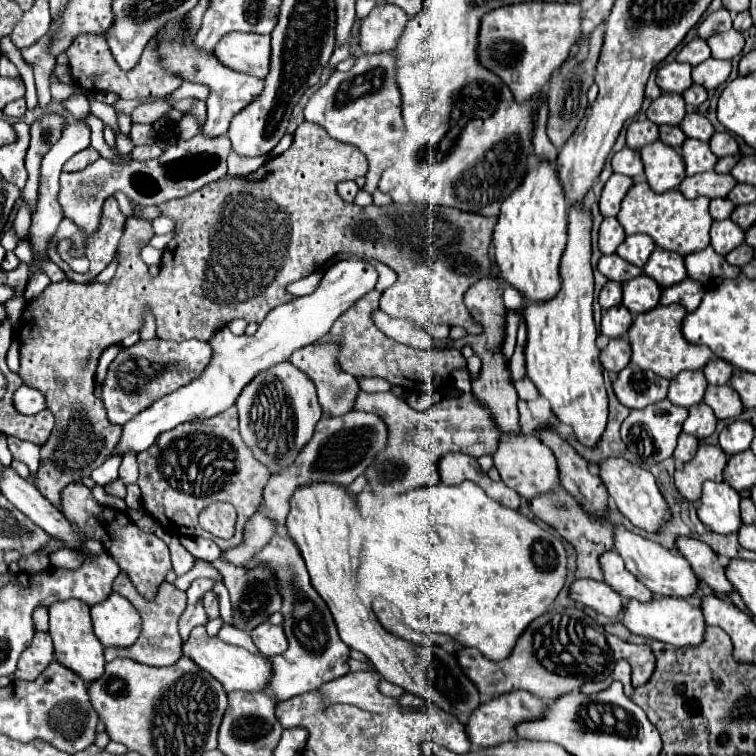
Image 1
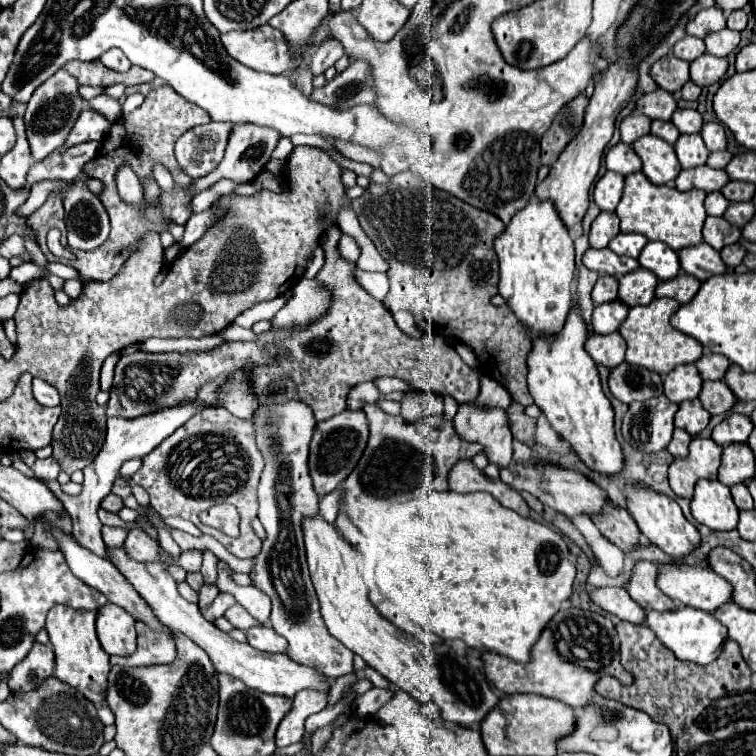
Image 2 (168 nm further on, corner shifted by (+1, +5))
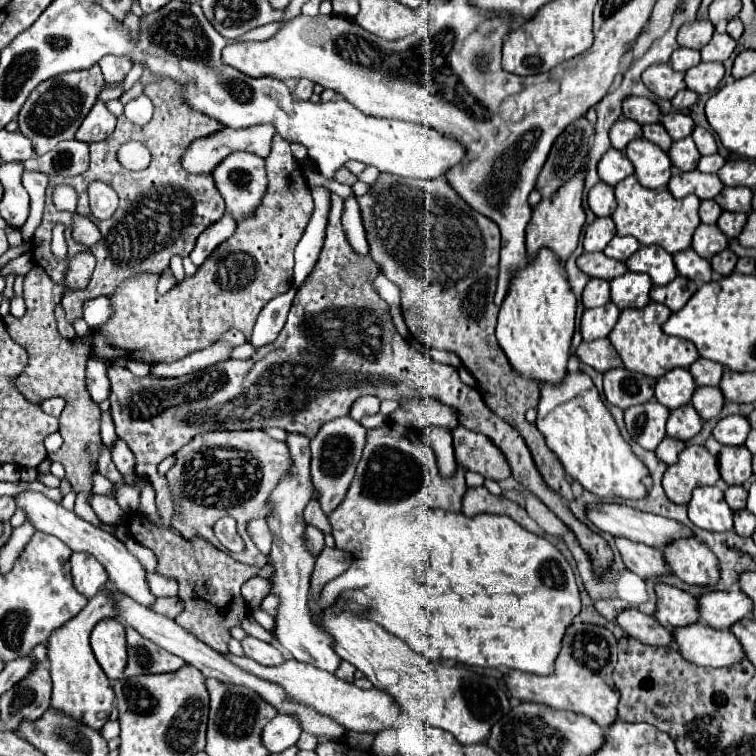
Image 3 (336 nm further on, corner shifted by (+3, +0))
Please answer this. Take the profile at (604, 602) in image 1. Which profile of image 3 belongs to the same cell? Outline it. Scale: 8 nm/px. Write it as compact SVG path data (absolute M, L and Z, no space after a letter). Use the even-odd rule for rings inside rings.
M625 609L619 615L619 627L631 635L633 639L639 639L645 645L653 647L669 647L673 643L673 633L661 627L655 617L645 615L637 609Z

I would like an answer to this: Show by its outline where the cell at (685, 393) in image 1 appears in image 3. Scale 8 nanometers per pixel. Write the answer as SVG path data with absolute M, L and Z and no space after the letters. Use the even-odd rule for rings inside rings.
M677 367L657 379L655 399L673 411L677 407L687 405L691 401L691 393L695 389L697 389L697 385L695 385L689 369Z

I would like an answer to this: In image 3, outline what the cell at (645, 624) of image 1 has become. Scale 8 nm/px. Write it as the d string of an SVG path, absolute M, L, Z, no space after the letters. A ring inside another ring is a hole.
M701 621L675 631L675 647L687 661L703 667L731 667L745 659L745 651L731 631L717 631Z

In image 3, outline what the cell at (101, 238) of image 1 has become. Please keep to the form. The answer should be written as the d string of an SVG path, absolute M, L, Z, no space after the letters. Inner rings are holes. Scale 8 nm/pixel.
M161 77L159 81L145 85L145 93L149 93L153 107L155 107L153 119L145 127L131 123L125 115L117 117L115 133L101 143L91 143L91 165L89 165L87 173L83 173L79 177L71 177L71 179L59 179L55 175L49 177L43 221L37 227L35 237L33 237L33 243L35 243L33 259L35 259L35 263L41 265L55 283L63 281L67 263L63 259L57 259L51 253L51 247L47 245L47 235L51 235L51 229L55 223L60 222L66 226L65 236L70 258L80 252L81 249L85 249L85 245L77 243L71 236L73 213L57 211L53 201L51 201L51 195L53 195L53 189L57 183L69 183L77 189L77 193L79 193L77 213L81 213L81 215L85 215L97 223L97 227L103 235L101 241L97 241L93 247L89 247L89 251L97 259L97 267L95 267L95 273L91 277L91 283L87 285L87 289L67 293L61 301L63 311L65 311L65 319L69 323L83 317L83 303L87 299L95 299L101 295L107 295L107 297L113 295L115 289L125 279L129 279L133 273L161 275L169 267L169 261L173 255L187 257L191 253L191 249L195 247L197 237L209 225L219 221L225 213L223 199L217 193L217 187L213 183L211 173L209 175L193 175L181 167L181 157L183 157L185 149L195 139L207 137L207 135L211 135L219 129L225 129L225 127L217 119L211 119L209 115L203 115L203 113L191 109L183 99L181 85L169 77ZM131 139L141 141L143 145L149 147L149 151L153 155L151 169L133 173L133 171L127 171L119 165L115 153L123 143L127 143ZM91 181L103 181L103 183L111 185L119 195L117 213L107 221L98 221L91 215L87 192L87 185Z

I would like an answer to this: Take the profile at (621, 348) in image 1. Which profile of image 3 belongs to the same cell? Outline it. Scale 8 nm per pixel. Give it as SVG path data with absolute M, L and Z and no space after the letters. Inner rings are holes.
M595 339L595 341L583 341L577 347L577 357L585 363L591 365L593 369L605 373L607 369L621 367L621 359L615 351L615 347L609 343L609 339Z

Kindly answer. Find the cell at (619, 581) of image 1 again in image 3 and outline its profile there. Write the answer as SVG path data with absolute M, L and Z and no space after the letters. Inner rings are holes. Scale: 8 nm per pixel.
M665 583L655 585L655 593L659 597L655 619L669 631L675 627L685 627L699 621L699 601L697 597L675 589Z

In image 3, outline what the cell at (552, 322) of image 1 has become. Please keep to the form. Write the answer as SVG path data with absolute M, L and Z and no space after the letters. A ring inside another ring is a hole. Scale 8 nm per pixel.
M577 371L567 373L567 381L559 389L541 389L537 407L537 427L545 435L549 449L563 463L567 475L591 491L599 499L645 499L647 487L643 479L649 477L649 469L631 451L631 445L619 433L615 419L603 405L599 391L589 375Z

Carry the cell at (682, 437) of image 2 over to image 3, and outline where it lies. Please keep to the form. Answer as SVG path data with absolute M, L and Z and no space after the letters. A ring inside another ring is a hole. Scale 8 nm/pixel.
M665 437L657 449L655 449L655 455L659 461L663 461L665 465L673 465L677 461L677 455L685 449L685 443L679 441L679 439L671 439L671 437Z

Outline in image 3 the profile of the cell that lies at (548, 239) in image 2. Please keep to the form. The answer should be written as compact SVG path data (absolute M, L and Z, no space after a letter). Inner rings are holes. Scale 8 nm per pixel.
M541 249L535 257L527 255L527 267L515 273L509 295L501 305L497 323L497 343L505 351L513 371L525 379L537 381L539 385L559 385L565 379L571 339L575 331L575 303L575 295L567 283L565 265L559 263L559 259L549 249Z

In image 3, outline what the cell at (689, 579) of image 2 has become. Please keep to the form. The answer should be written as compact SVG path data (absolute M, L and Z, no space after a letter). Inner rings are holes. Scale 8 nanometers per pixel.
M741 589L729 591L711 591L699 597L701 607L701 623L729 631L737 621L745 619L753 611L753 601Z

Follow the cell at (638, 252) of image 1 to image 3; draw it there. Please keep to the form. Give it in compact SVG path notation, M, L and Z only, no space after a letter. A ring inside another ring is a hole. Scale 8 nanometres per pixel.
M615 237L615 239L611 239L611 243L607 243L603 253L611 259L627 261L639 247L641 245L639 245L639 241L635 241L635 237Z

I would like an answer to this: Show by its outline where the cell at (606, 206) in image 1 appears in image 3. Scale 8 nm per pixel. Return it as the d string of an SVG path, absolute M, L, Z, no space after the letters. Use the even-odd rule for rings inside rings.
M597 183L589 195L587 195L587 205L597 217L609 217L615 211L615 191L607 183Z

